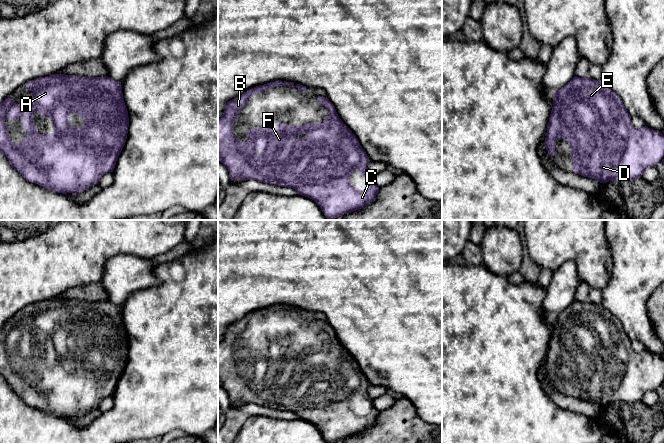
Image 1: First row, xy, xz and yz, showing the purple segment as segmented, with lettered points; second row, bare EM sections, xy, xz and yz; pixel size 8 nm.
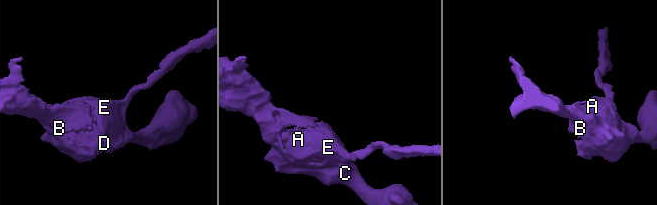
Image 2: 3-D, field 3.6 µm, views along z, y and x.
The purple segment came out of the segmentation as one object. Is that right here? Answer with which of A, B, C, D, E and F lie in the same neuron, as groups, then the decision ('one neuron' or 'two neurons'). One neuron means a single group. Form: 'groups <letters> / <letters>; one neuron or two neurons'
groups A B C D E F; one neuron

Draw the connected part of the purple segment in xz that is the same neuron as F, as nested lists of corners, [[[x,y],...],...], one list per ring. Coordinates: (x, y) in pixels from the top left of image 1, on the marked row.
[[[278,80],[251,88],[242,95],[228,101],[223,115],[218,119],[218,160],[228,169],[231,181],[234,179],[257,180],[263,183],[293,188],[299,195],[314,200],[328,220],[359,210],[374,202],[379,192],[379,187],[373,181],[364,190],[356,190],[350,183],[352,173],[355,171],[367,178],[371,177],[367,169],[370,160],[356,136],[339,118],[334,105],[327,97],[318,96],[319,103],[329,112],[328,118],[322,123],[306,123],[297,126],[279,123],[274,129],[270,127],[254,127],[247,131],[247,141],[245,143],[241,143],[237,139],[234,134],[233,124],[241,109],[246,106],[249,98],[271,87],[279,86],[294,87],[294,83],[283,83]]]

